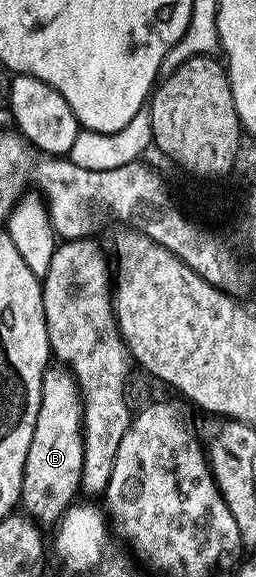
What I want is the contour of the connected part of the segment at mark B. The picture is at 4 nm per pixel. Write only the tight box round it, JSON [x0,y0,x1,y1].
[20,366,84,526]

